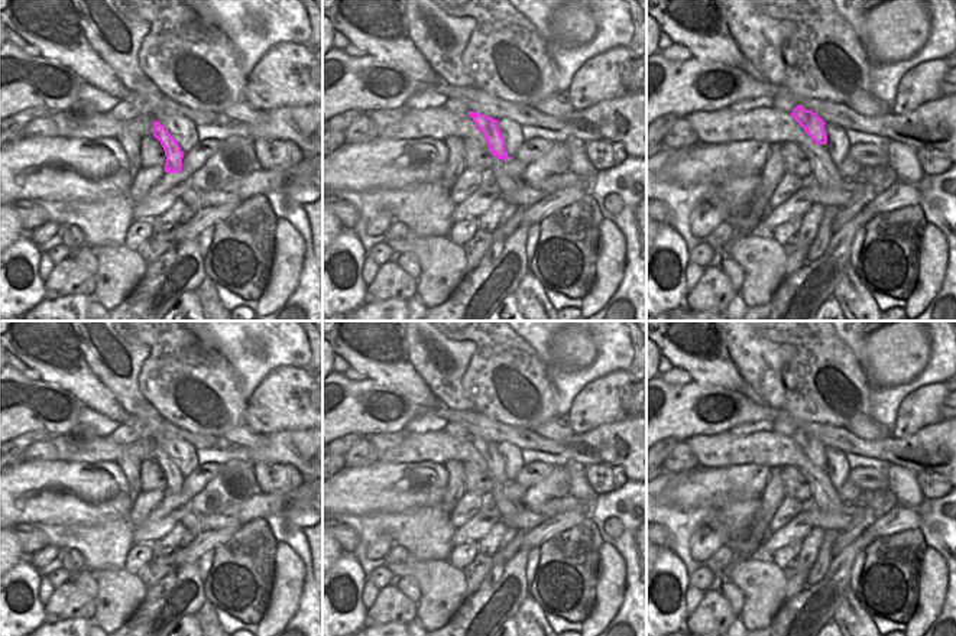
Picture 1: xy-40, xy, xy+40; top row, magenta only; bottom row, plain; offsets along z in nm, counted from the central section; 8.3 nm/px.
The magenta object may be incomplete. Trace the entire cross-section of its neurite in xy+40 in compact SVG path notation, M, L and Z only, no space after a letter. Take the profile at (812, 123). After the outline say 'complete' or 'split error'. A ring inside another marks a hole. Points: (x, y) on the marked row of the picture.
M798 104L791 116L817 145L827 143L827 133L824 130L826 123L817 114Z; complete

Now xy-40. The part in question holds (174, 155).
M153 121L153 136L161 142L165 156L166 156L166 163L165 163L165 172L174 173L174 172L181 172L182 169L182 158L184 152L181 150L179 145L176 140L169 134L169 132L159 123Z; complete

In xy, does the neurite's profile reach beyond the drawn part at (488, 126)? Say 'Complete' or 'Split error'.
Complete

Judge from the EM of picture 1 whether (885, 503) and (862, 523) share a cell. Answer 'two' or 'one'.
one

